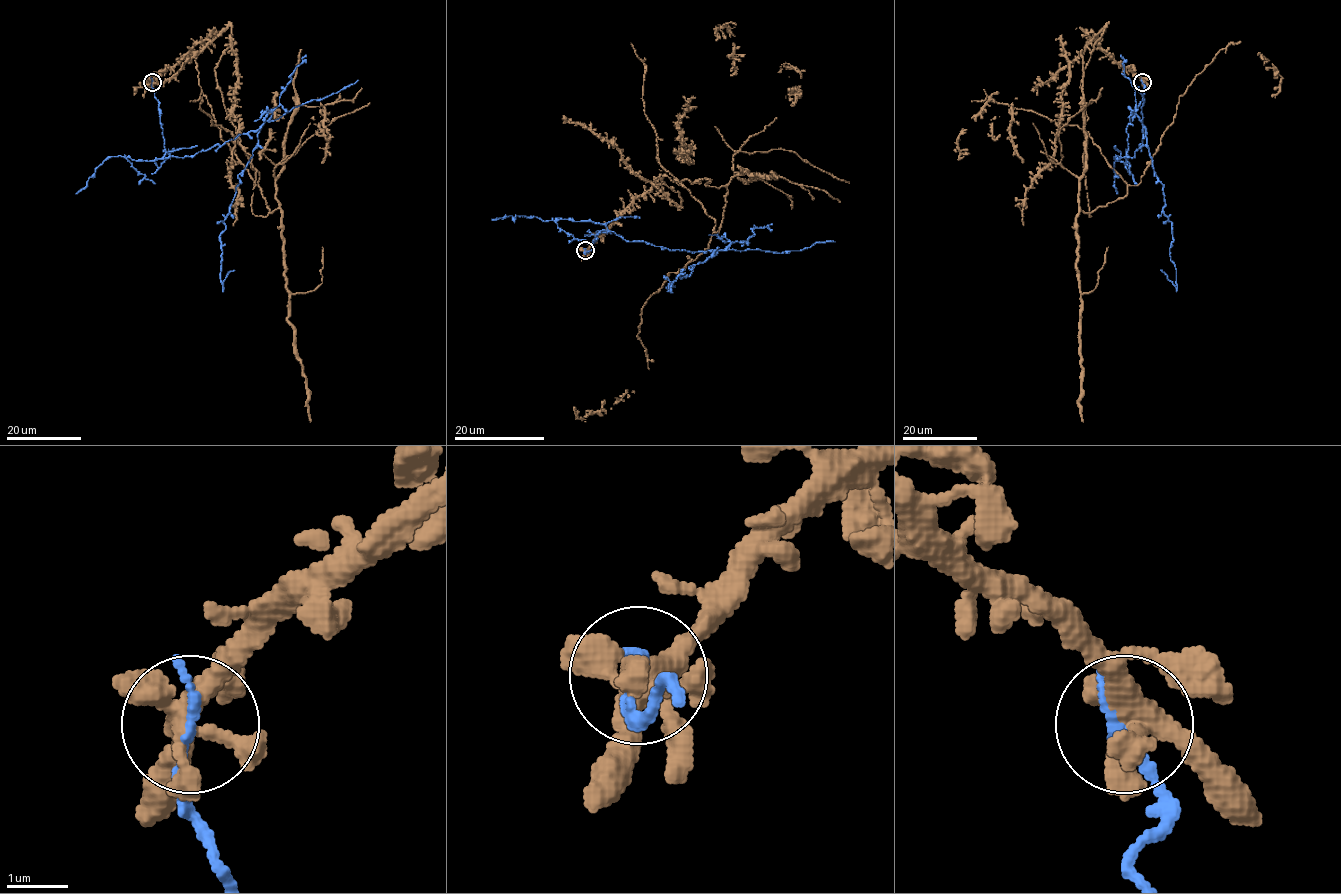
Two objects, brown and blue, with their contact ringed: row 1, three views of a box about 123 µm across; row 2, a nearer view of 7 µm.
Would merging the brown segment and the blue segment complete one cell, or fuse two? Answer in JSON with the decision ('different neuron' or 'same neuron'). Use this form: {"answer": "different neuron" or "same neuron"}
{"answer": "different neuron"}

